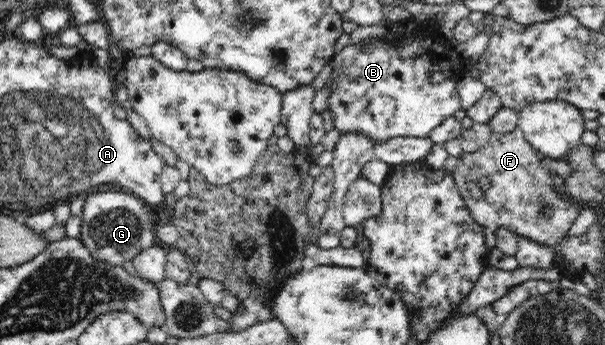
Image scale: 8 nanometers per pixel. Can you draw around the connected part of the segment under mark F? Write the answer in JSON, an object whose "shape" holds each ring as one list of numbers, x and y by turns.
{"shape":[[518,127,504,134,493,131,484,147,473,152,463,152,458,157,456,168,451,174,466,208,474,220,484,227,484,244,487,249,491,250,495,246,494,230,498,226,506,226,517,236,526,236,553,247,555,243,564,241,568,228,580,213,578,212,580,205,570,202,558,192,557,178,550,171,544,171,540,167,541,158,541,155,525,140,523,131]]}

